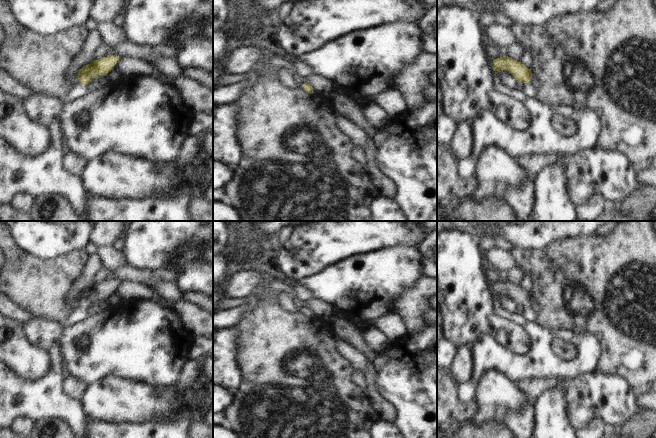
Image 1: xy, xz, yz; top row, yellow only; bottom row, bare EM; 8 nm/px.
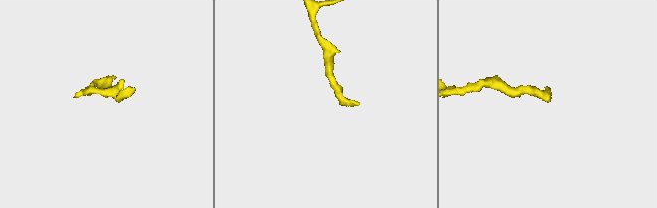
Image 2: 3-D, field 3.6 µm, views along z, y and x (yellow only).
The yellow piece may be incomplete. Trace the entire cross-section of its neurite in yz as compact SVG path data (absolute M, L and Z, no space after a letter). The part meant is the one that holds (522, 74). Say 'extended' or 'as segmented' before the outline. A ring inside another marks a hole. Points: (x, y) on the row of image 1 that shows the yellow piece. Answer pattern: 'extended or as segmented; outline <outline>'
extended; outline M503 55L500 58L493 60L493 71L501 72L506 70L510 72L517 80L517 82L524 83L523 92L526 96L538 99L538 93L531 83L532 71L528 69L521 62L517 62L510 57Z

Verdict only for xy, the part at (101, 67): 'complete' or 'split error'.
split error

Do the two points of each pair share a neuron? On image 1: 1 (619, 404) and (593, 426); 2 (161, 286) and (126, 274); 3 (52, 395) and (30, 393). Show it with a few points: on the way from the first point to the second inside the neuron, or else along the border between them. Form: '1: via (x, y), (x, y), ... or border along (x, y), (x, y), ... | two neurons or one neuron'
1: border along (582, 427), (597, 417), (607, 427) | two neurons
2: border along (174, 280), (157, 281), (147, 286) | two neurons
3: via (47, 395), (35, 395) | one neuron

